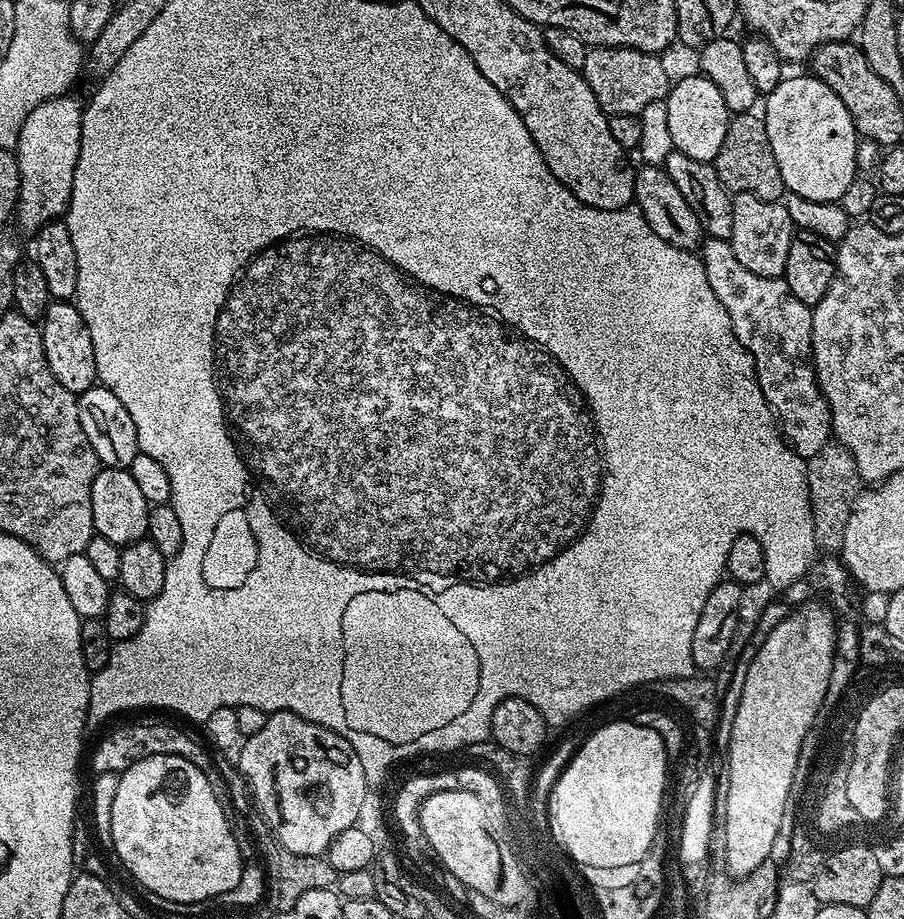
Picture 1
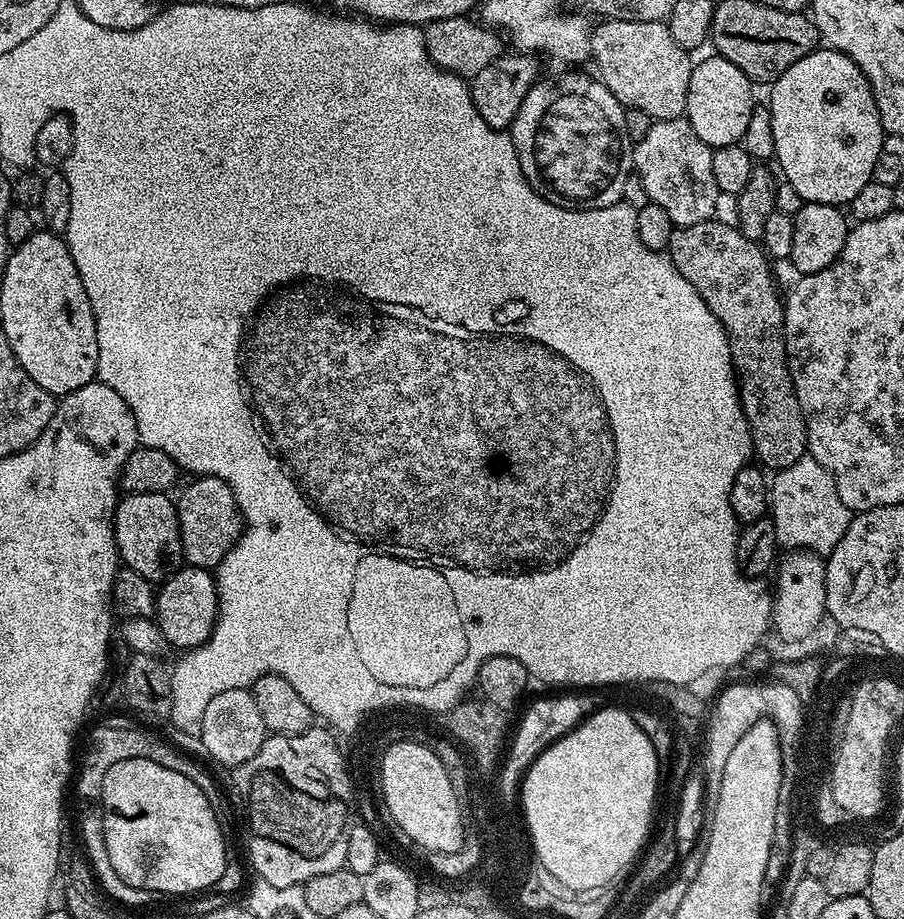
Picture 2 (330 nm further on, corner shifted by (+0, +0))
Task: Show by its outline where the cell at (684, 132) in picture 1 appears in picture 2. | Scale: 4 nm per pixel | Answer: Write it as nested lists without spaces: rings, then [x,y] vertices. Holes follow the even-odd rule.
[[[711,54],[704,61],[697,63],[690,74],[690,90],[686,118],[708,147],[721,148],[741,143],[746,134],[746,126],[750,123],[750,114],[754,107],[752,101],[753,81],[748,79],[734,62],[722,58],[719,54]]]

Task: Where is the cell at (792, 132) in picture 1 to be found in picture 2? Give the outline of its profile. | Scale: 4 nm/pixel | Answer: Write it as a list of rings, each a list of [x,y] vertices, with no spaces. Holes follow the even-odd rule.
[[[817,47],[816,51],[798,58],[794,66],[786,70],[770,85],[772,97],[766,100],[766,106],[772,115],[774,126],[774,157],[784,171],[783,179],[809,204],[851,205],[854,194],[862,190],[877,175],[876,163],[880,160],[880,151],[884,148],[886,133],[876,99],[872,93],[866,74],[849,56],[836,48]]]

